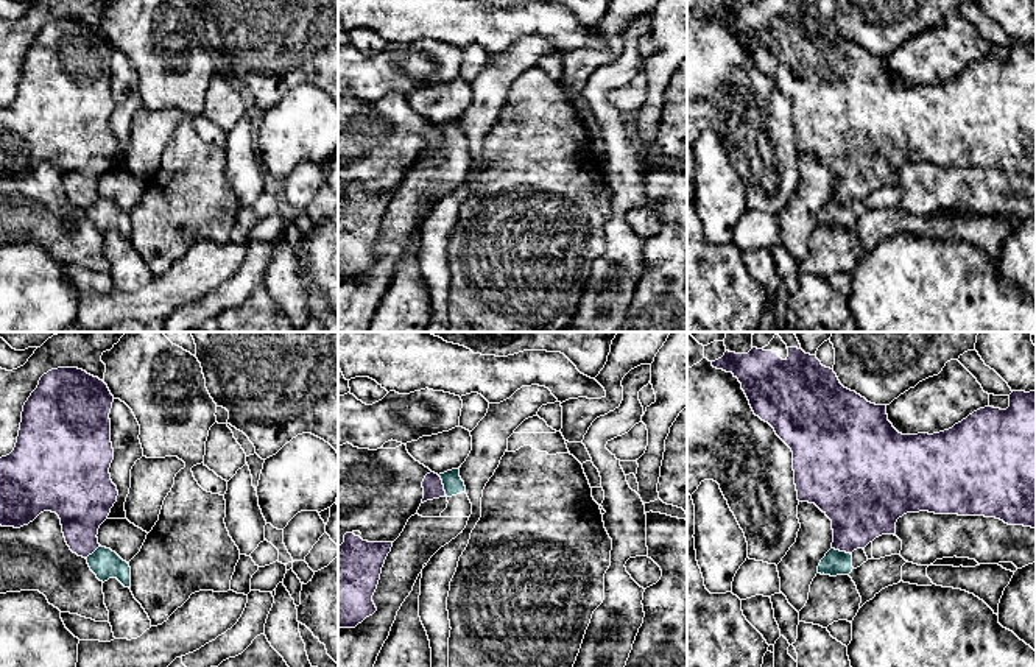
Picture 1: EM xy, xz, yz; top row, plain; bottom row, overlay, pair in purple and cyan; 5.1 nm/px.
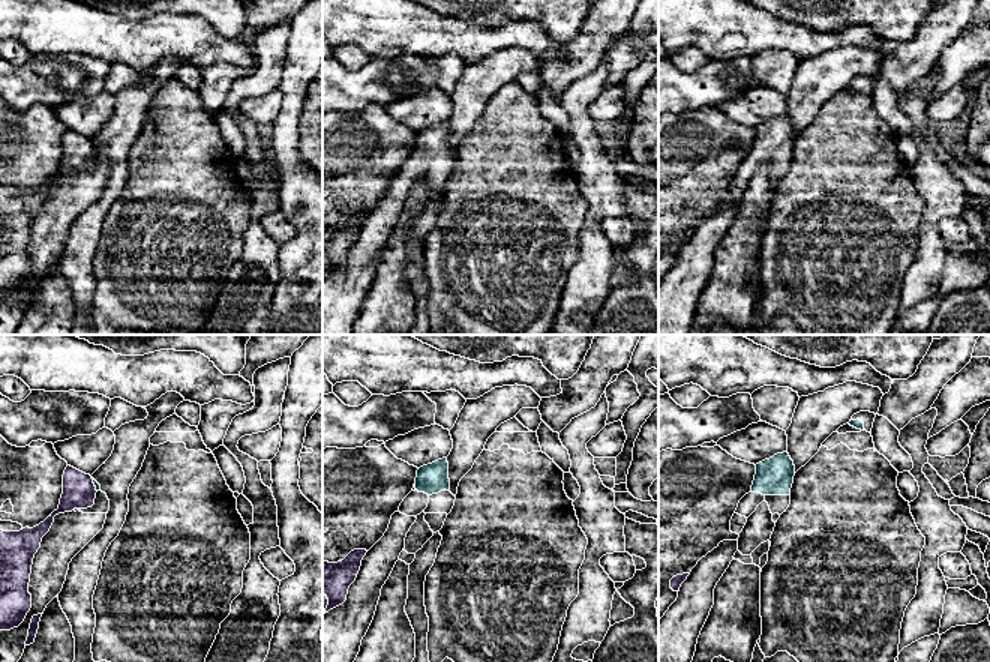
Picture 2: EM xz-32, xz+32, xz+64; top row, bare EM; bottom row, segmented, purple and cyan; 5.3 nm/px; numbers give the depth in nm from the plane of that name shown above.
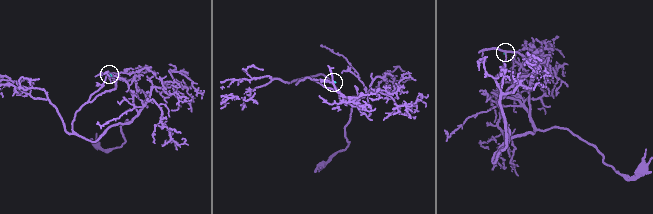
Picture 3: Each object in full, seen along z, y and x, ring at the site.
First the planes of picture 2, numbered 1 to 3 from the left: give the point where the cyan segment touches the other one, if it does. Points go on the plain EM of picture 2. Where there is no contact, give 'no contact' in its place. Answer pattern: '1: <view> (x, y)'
1: xz-32 (93, 149)
2: xz+32 (414, 150)
3: no contact

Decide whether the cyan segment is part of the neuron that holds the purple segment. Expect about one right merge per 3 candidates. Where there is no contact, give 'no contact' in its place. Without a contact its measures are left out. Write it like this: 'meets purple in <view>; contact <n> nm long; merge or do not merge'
meets purple in xz; contact 120 nm long; do not merge

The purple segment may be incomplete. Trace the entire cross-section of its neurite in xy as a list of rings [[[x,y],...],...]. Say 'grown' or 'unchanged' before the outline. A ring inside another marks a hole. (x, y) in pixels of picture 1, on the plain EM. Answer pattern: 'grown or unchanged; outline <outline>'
unchanged; outline [[[58,19],[44,25],[37,39],[23,56],[22,73],[14,101],[0,109],[0,176],[20,179],[41,164],[51,162],[61,170],[67,196],[78,207],[87,209],[98,198],[98,179],[117,153],[117,137],[109,118],[114,111],[111,70],[114,47],[107,36],[78,19]]]

